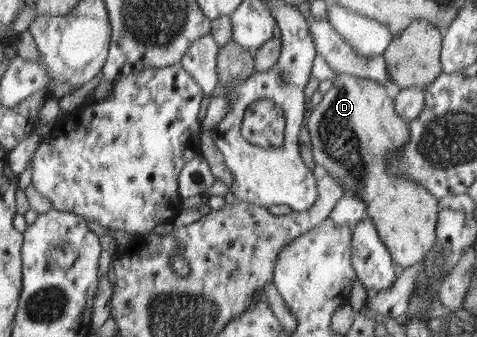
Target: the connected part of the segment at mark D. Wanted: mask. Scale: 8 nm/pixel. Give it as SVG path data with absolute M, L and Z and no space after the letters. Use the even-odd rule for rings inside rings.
M334 72L332 87L322 96L318 106L312 109L308 118L312 156L314 163L326 169L326 173L336 178L344 193L351 193L366 204L366 216L372 220L380 240L390 251L392 261L398 268L406 268L423 261L436 239L439 200L410 177L390 175L387 172L389 161L395 158L410 141L409 124L398 117L394 100L388 95L382 83L369 78L356 77L344 72Z

